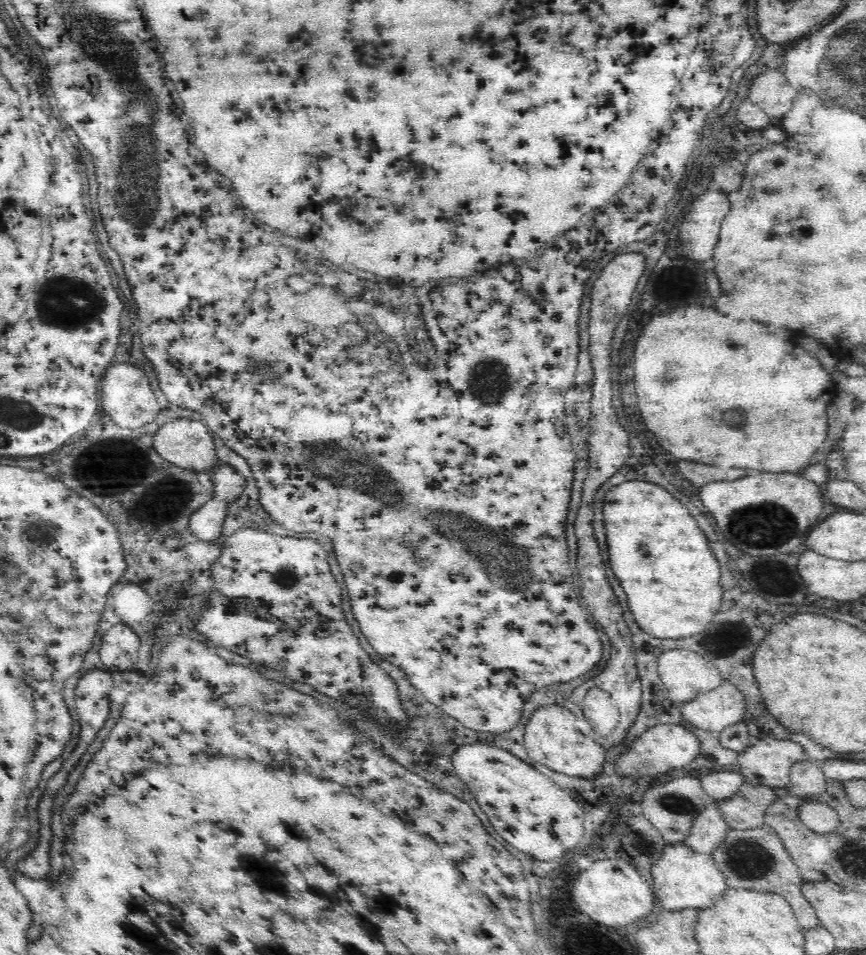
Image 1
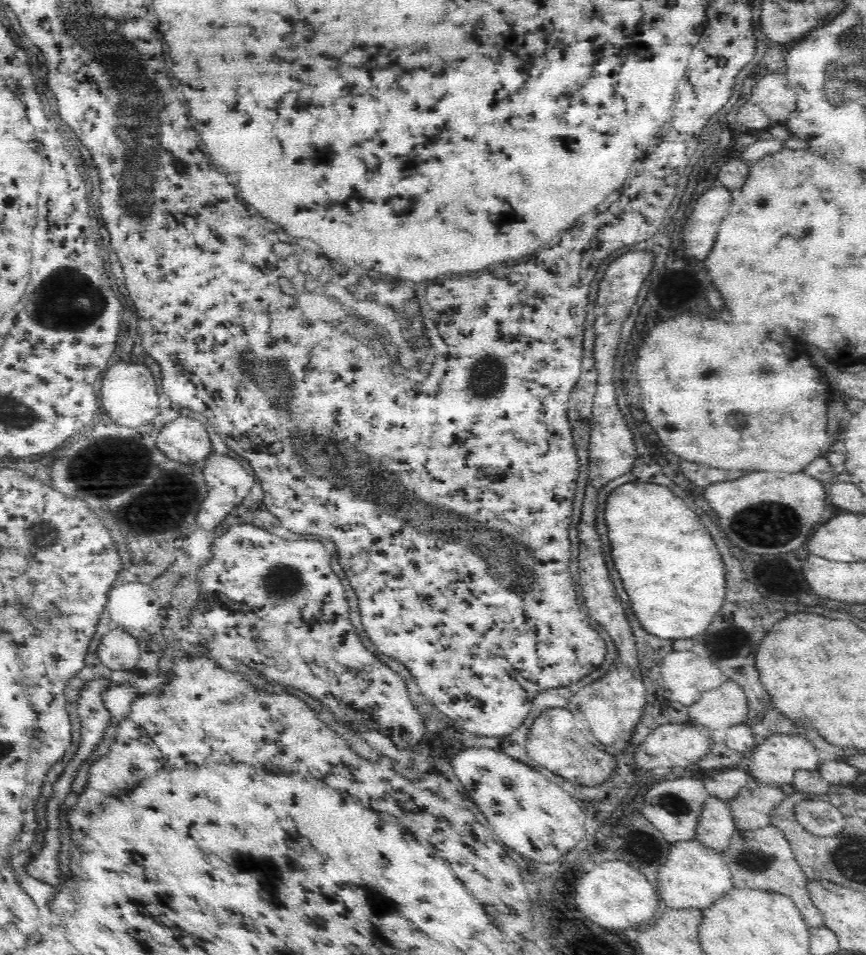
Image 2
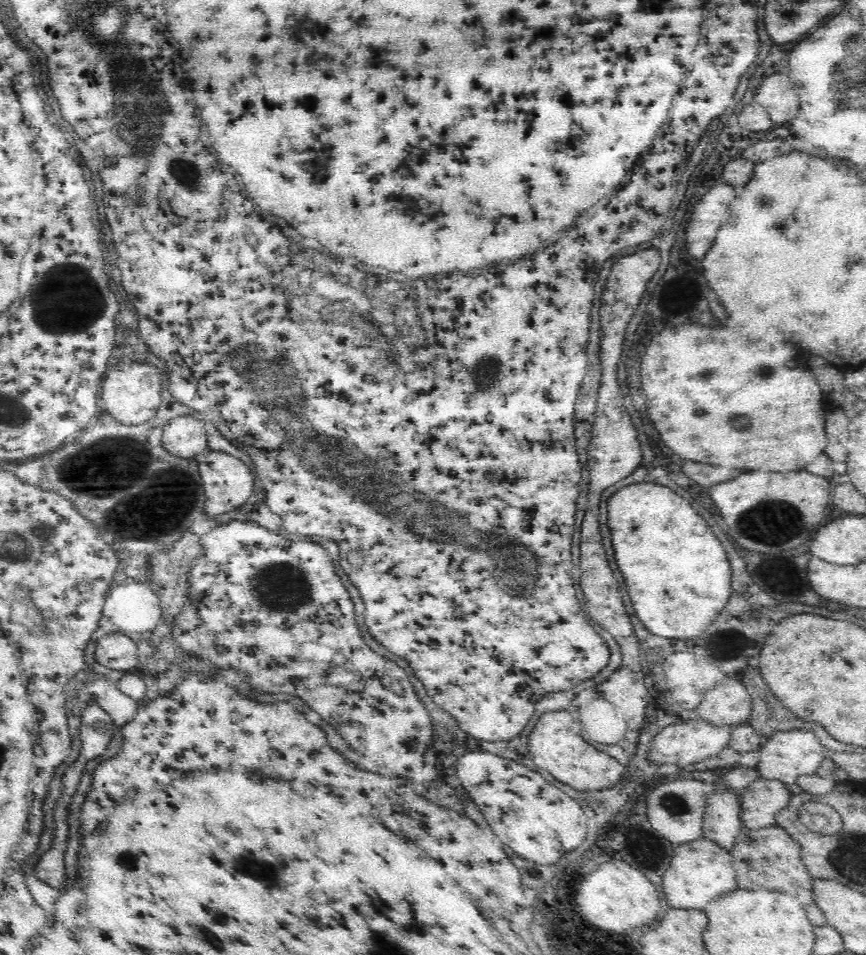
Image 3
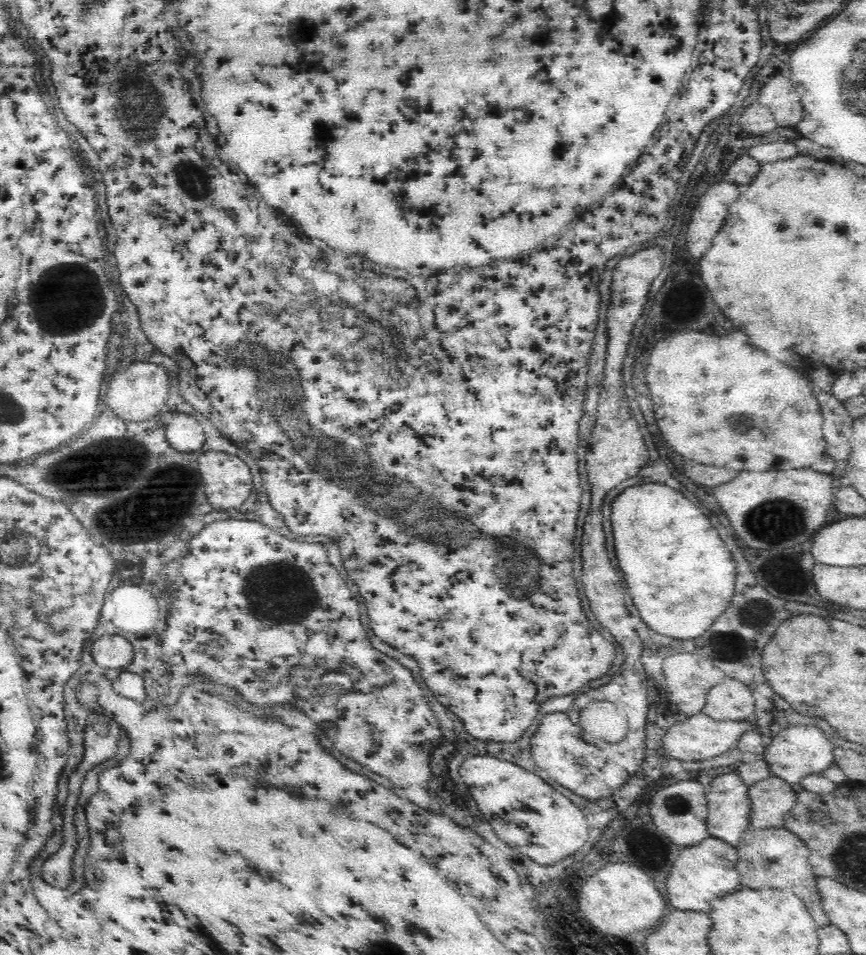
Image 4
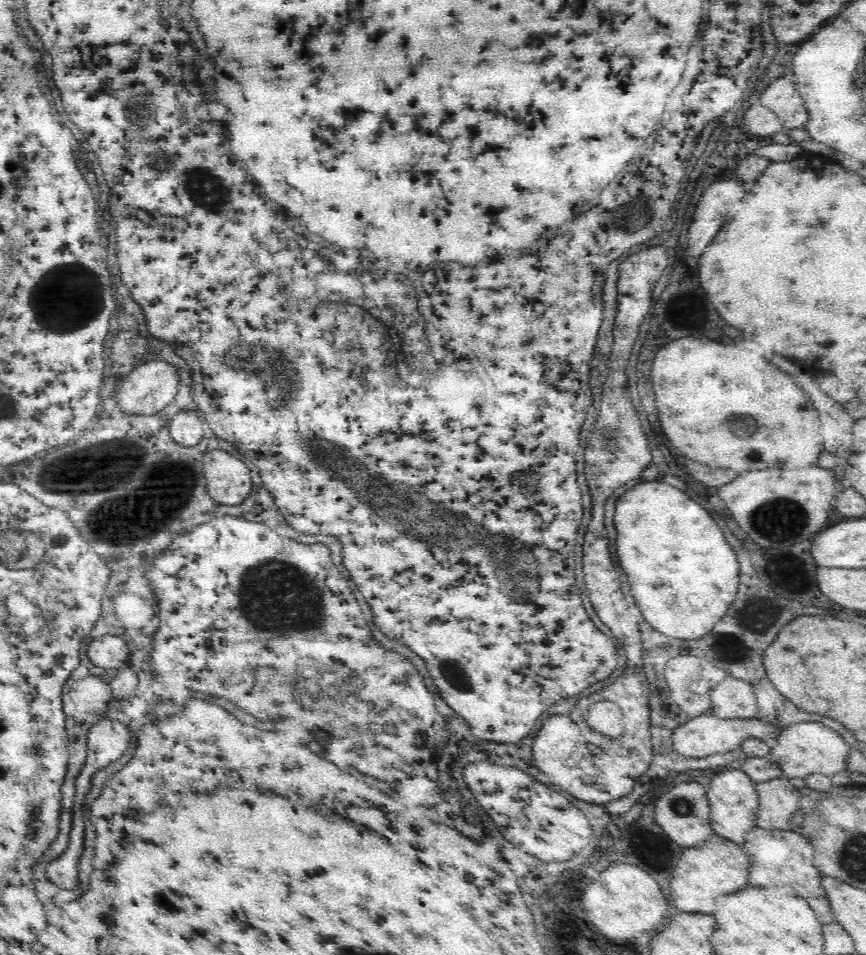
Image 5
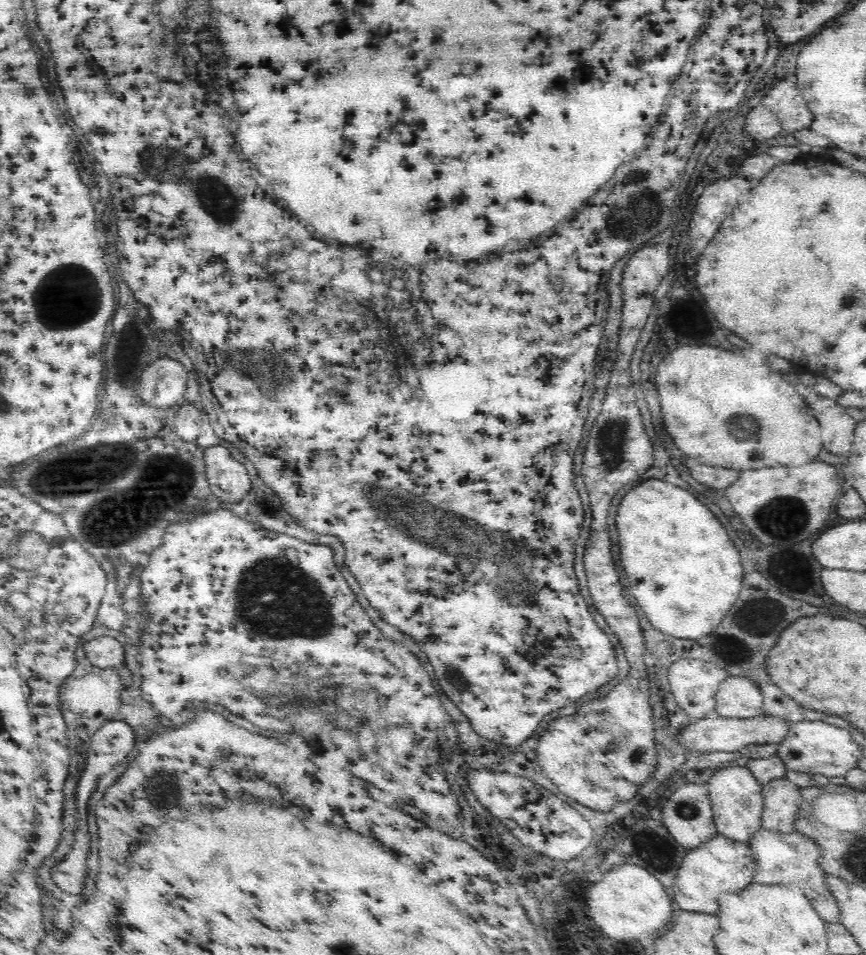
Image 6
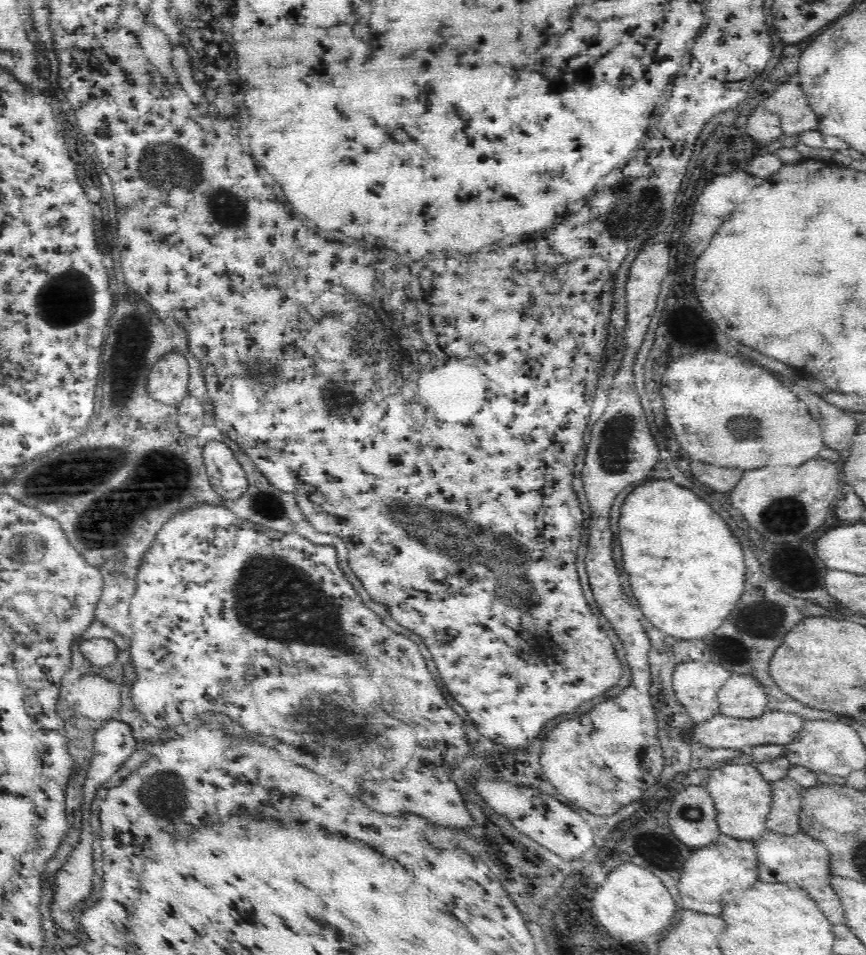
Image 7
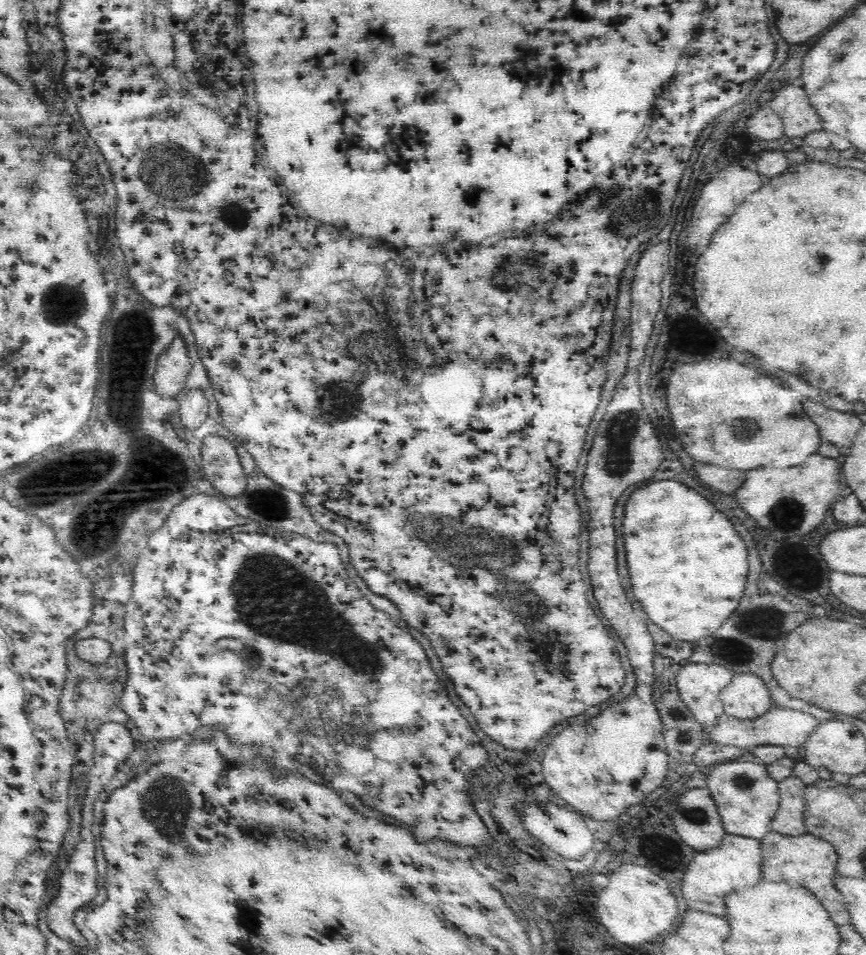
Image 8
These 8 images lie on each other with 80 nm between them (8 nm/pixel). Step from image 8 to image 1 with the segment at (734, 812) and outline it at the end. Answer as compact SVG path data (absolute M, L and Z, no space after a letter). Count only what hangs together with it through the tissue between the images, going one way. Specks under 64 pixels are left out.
M710 802L704 810L691 822L690 834L683 840L683 844L696 854L710 855L723 841L726 831L730 829L722 815Z

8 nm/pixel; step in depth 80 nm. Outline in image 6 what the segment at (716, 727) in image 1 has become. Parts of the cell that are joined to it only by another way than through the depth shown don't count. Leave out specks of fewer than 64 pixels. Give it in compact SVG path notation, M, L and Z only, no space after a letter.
M728 675L717 688L714 715L754 718L763 714L762 695L749 678Z

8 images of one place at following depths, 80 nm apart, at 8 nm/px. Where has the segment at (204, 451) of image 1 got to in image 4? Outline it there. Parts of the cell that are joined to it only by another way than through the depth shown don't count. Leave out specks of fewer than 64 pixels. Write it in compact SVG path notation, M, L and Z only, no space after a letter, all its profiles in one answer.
M178 414L166 426L166 440L176 452L196 452L204 446L205 430L202 424L188 414Z

